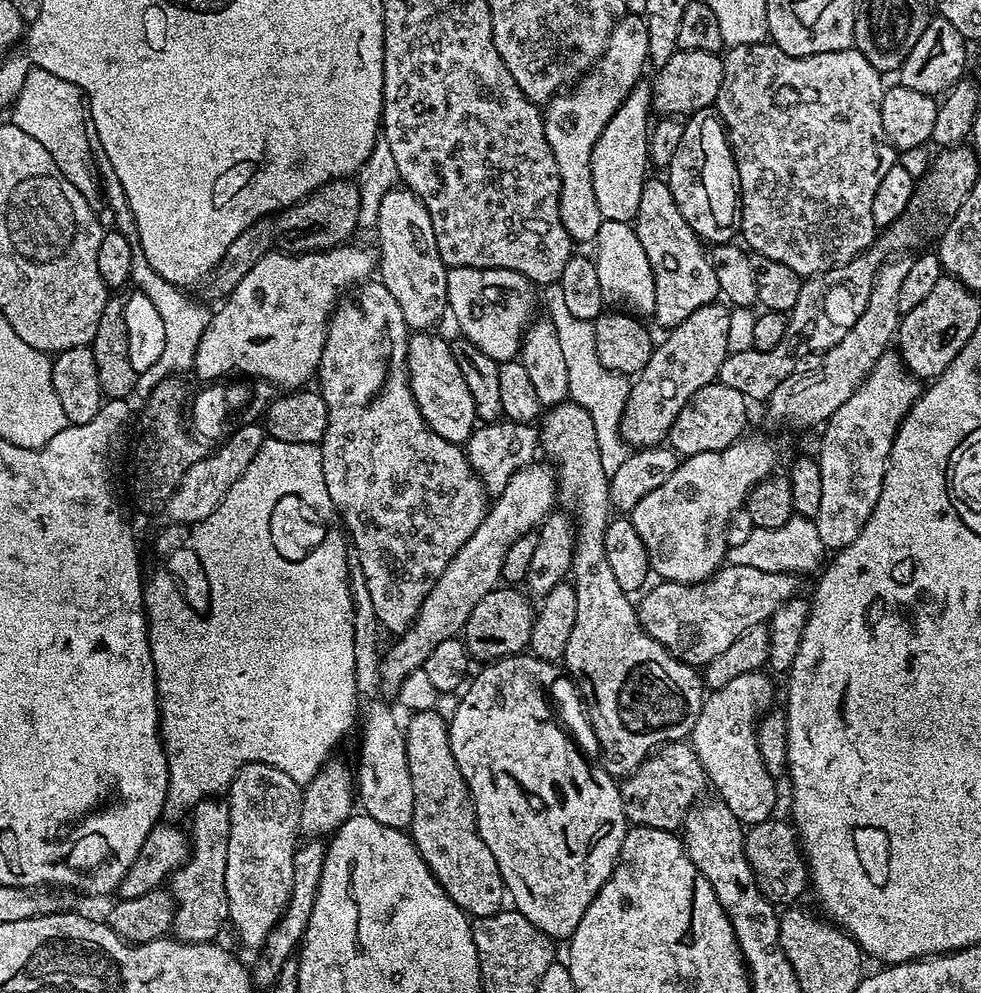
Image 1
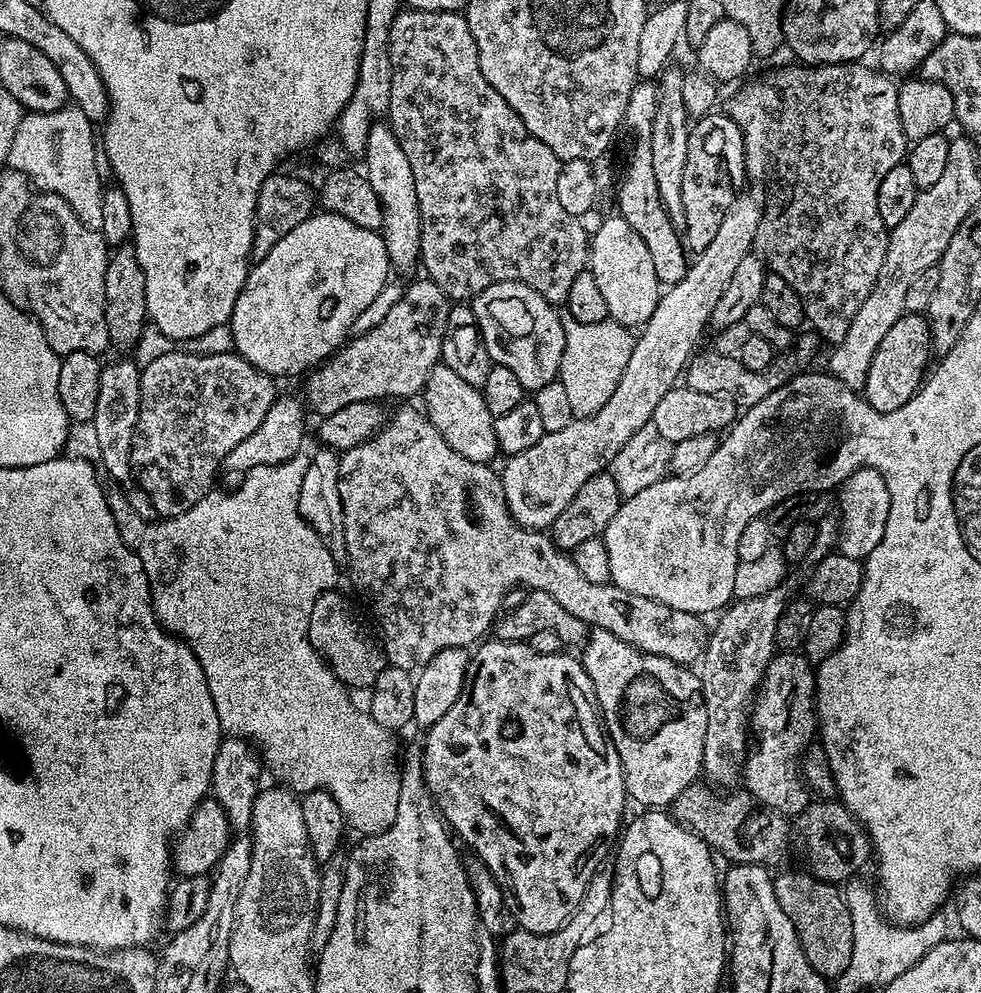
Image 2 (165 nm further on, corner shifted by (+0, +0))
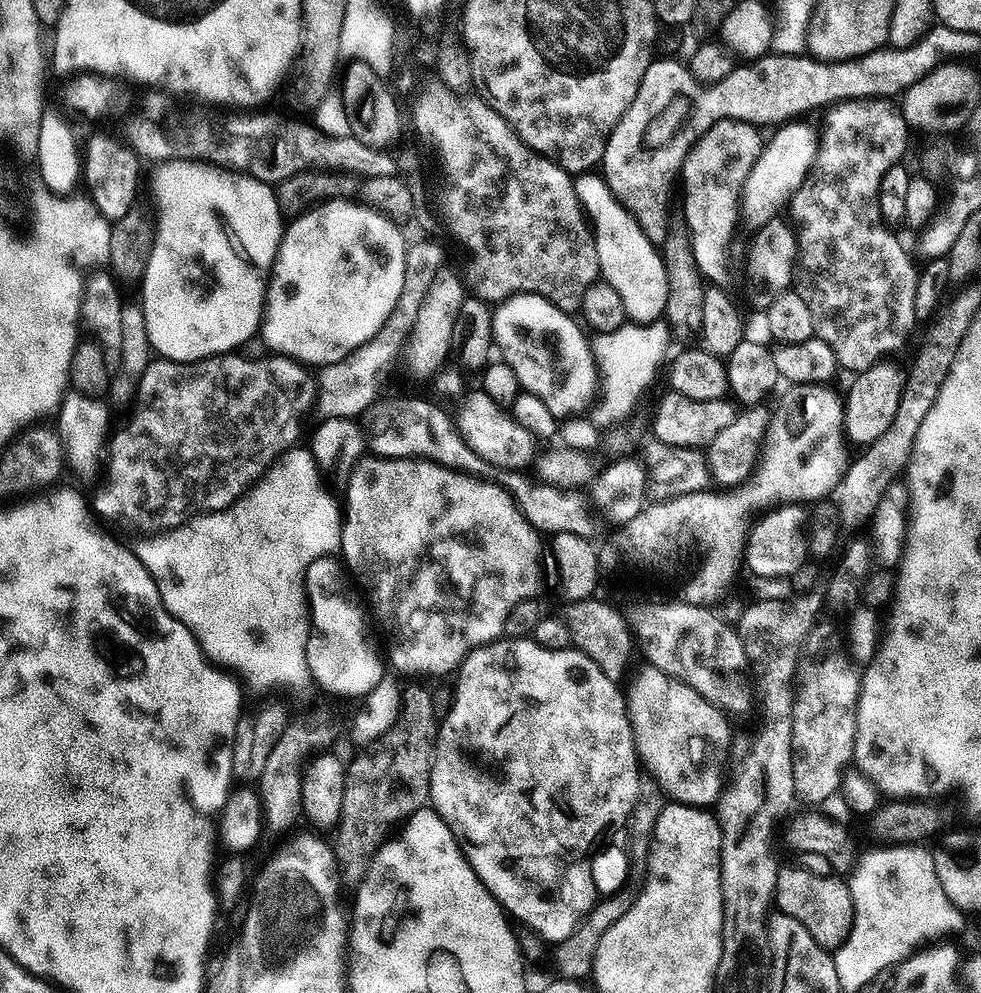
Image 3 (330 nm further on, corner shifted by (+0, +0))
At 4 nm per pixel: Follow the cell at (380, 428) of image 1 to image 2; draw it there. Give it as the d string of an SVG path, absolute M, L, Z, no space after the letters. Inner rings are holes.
M419 407L417 408L400 408L393 416L391 413L390 419L376 435L358 446L347 449L340 456L338 483L340 483L340 504L344 507L342 523L344 541L348 551L346 560L347 563L352 563L356 584L360 587L361 594L368 599L368 604L372 607L372 616L376 619L381 634L384 635L382 652L389 665L416 670L430 662L434 655L438 654L440 650L446 650L447 647L467 649L469 646L475 645L485 635L483 632L487 628L489 631L495 625L505 607L504 599L507 598L508 591L515 584L525 584L525 589L545 592L558 598L558 602L562 602L562 606L566 606L566 610L570 610L570 614L582 618L585 624L610 630L612 634L622 638L627 644L641 648L644 652L670 658L676 664L685 666L695 665L703 657L704 649L708 647L709 633L706 628L704 632L705 621L701 617L690 614L686 610L674 610L670 606L662 606L662 602L654 602L654 598L642 598L642 594L630 594L630 590L622 590L611 582L607 584L590 582L590 578L586 578L586 574L582 574L582 570L578 570L575 559L556 547L551 535L540 530L523 528L516 522L508 509L501 473L497 469L495 472L495 467L470 462L470 458L462 458L462 454L458 454L458 450L451 448L446 442L446 438L442 438L442 434L438 434L436 427L428 421L427 415Z

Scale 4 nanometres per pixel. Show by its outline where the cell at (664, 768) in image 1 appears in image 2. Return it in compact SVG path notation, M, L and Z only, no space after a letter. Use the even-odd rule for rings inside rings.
M697 782L682 790L682 794L678 794L676 801L670 805L671 815L699 834L713 853L720 855L721 852L732 864L744 864L746 844L756 844L756 834L749 835L747 840L744 836L744 827L747 826L754 807L752 794L747 790L720 790L717 793L711 790L716 791L704 782Z

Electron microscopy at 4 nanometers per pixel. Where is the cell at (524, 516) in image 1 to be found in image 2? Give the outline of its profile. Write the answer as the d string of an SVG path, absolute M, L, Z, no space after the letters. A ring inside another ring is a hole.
M763 191L761 193L744 192L741 196L739 193L733 199L726 218L722 218L722 226L718 226L718 231L710 241L710 246L706 246L706 250L695 253L684 277L661 295L654 314L650 314L650 318L639 329L640 336L638 332L632 346L630 362L626 362L626 370L622 374L614 394L610 395L610 400L596 413L575 418L562 430L545 432L542 438L538 438L538 442L534 442L534 446L530 446L530 450L522 450L516 456L507 457L503 461L505 464L504 468L502 467L502 479L508 509L512 517L523 528L529 530L551 529L558 514L562 514L562 510L566 510L566 506L570 506L574 494L578 494L578 490L582 490L582 486L586 486L588 479L605 471L618 454L618 450L622 450L622 446L626 446L626 442L630 442L630 438L634 438L634 434L638 434L638 430L651 425L652 415L655 408L658 407L658 402L665 396L666 390L677 387L682 373L687 369L689 360L697 351L696 343L699 342L704 327L706 329L709 327L714 306L718 306L718 298L722 298L722 293L726 290L730 277L734 274L734 269L742 263L742 258L746 258L753 251L758 222L762 220L764 213L765 199Z

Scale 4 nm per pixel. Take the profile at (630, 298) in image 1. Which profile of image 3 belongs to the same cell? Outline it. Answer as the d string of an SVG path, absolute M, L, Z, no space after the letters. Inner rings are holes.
M580 174L575 177L580 206L596 240L600 275L622 298L628 320L634 324L649 324L663 317L668 297L668 275L661 249L642 234L638 222L614 198L610 186L600 174Z

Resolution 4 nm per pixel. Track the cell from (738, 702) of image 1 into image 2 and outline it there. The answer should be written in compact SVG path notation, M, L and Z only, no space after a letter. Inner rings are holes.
M796 650L777 651L764 672L750 720L757 740L756 749L747 753L742 764L743 787L751 792L753 801L760 803L761 800L766 807L773 808L773 813L795 818L810 802L802 757L818 732L816 668L813 661Z

